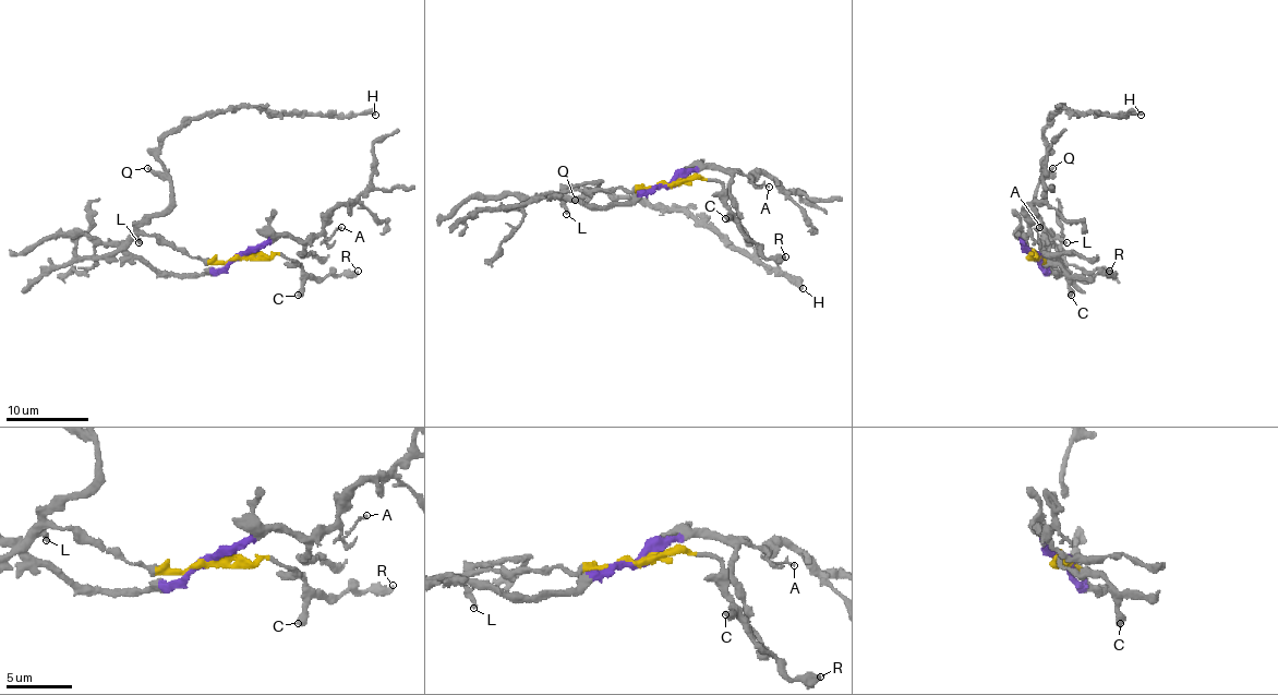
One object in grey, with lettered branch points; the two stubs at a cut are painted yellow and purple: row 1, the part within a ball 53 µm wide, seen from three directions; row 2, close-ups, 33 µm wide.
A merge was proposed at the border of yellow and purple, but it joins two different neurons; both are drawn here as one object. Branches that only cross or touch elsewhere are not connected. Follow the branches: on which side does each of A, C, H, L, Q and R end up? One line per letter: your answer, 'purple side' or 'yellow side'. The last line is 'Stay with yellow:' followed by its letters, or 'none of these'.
A: purple side
C: yellow side
H: yellow side
L: yellow side
Q: yellow side
R: yellow side
Stay with yellow: C, H, L, Q, R

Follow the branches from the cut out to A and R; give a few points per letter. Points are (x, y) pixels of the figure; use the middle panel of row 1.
A: (668, 183), (706, 167), (739, 171), (754, 183), (768, 188)
R: (671, 183), (694, 177), (719, 181), (722, 186), (722, 204), (743, 232), (766, 258), (784, 258)

